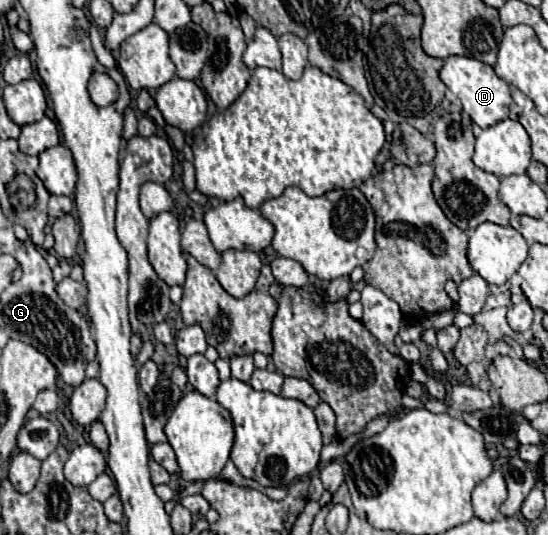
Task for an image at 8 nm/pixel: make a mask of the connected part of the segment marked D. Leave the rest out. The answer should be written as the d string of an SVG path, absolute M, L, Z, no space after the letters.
M449 56L441 68L441 80L443 84L461 100L463 110L471 116L471 120L481 126L489 128L509 116L509 104L511 104L511 94L509 86L495 74L495 70L475 58L465 58L465 56Z

